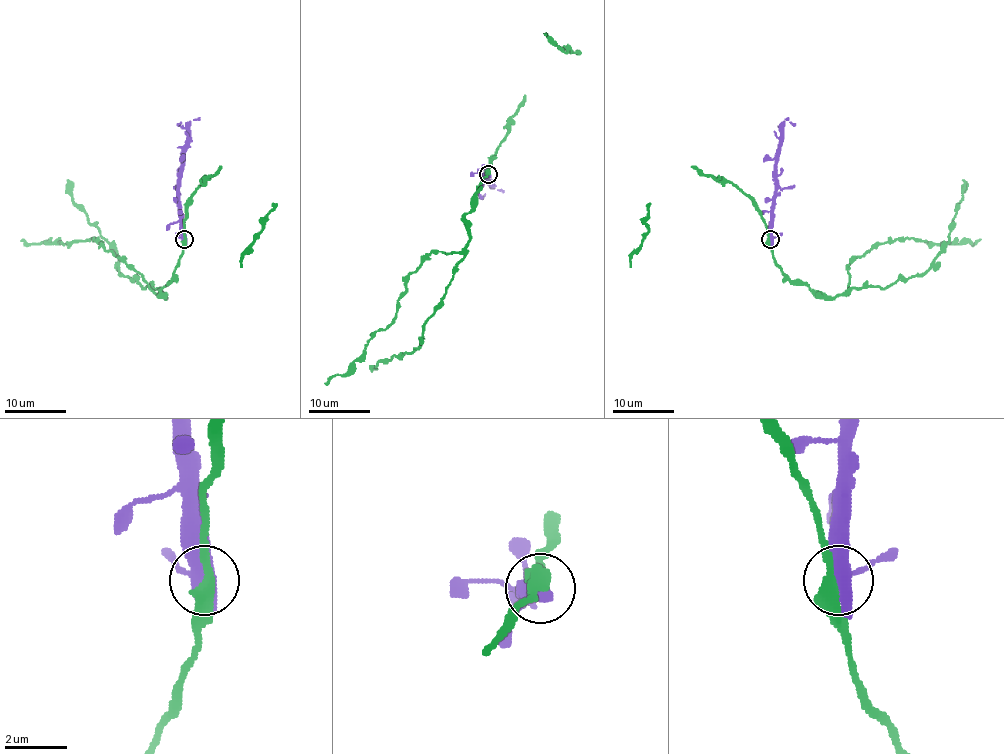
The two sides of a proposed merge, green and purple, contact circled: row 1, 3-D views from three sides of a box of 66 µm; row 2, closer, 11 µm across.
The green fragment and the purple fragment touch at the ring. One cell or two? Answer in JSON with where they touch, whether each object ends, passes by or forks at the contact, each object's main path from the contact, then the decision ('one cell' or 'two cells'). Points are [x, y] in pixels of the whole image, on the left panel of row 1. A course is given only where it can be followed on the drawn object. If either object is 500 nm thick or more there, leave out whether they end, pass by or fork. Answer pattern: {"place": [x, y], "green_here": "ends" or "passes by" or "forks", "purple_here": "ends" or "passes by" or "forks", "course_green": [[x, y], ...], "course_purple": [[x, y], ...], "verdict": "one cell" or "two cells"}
{"place": [184, 239], "course_green": [[184, 239], [179, 262], [160, 290], [167, 296], [94, 238], [65, 244], [22, 239]], "course_purple": [[184, 239], [179, 170], [182, 147], [187, 139], [187, 124], [180, 122], [177, 125]], "verdict": "two cells"}

